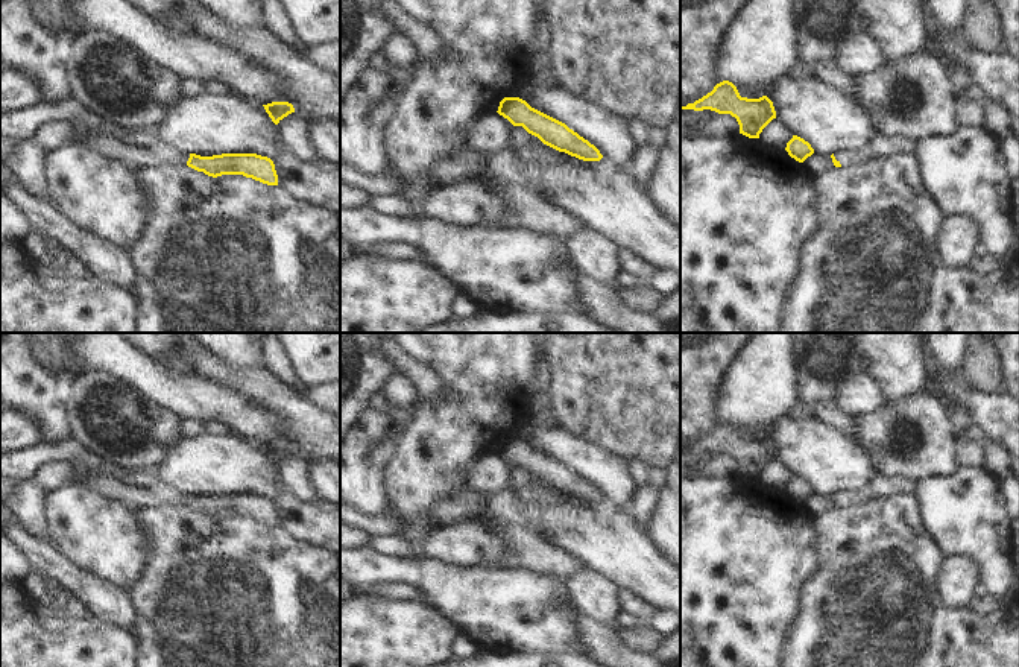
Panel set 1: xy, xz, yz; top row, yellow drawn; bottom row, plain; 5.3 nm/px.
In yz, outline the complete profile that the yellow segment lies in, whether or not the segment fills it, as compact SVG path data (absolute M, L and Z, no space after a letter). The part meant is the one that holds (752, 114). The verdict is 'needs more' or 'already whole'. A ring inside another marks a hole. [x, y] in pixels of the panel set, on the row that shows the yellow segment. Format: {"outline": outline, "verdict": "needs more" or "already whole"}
{"outline": "M729 81L717 84L711 93L694 103L680 105L682 109L711 109L718 114L730 114L740 125L740 134L749 138L759 138L762 129L776 119L773 102L767 96L759 99L741 97Z", "verdict": "already whole"}

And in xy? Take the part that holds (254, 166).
{"outline": "M68 96L61 100L39 100L21 108L12 108L0 112L0 134L27 141L41 123L49 120L80 120L97 131L105 131L121 141L131 144L144 144L152 149L162 163L176 163L188 166L208 176L243 175L267 185L278 185L278 175L270 158L257 153L222 153L200 156L185 153L173 144L164 141L153 128L126 129L117 123L88 111L79 100Z", "verdict": "needs more"}

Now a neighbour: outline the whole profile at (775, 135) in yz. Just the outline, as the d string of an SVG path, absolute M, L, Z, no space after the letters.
M776 117L759 134L759 140L770 149L785 150L787 143L793 138L791 131Z

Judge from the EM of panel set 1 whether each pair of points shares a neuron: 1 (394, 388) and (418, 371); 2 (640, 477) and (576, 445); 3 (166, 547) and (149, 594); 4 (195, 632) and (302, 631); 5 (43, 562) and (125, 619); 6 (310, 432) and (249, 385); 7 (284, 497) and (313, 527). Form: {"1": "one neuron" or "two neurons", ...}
{"1": "two neurons", "2": "two neurons", "3": "one neuron", "4": "one neuron", "5": "one neuron", "6": "one neuron", "7": "one neuron"}

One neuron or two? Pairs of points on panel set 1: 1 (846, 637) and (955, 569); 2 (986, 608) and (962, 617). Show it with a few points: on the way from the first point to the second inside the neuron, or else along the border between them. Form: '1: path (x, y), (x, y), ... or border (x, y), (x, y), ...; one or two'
1: border (948, 556), (939, 590), (957, 608); two
2: border (969, 605), (983, 614), (1003, 610); two

